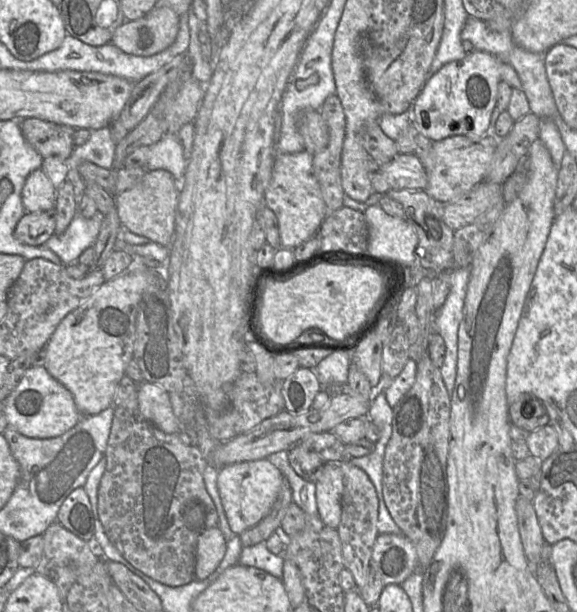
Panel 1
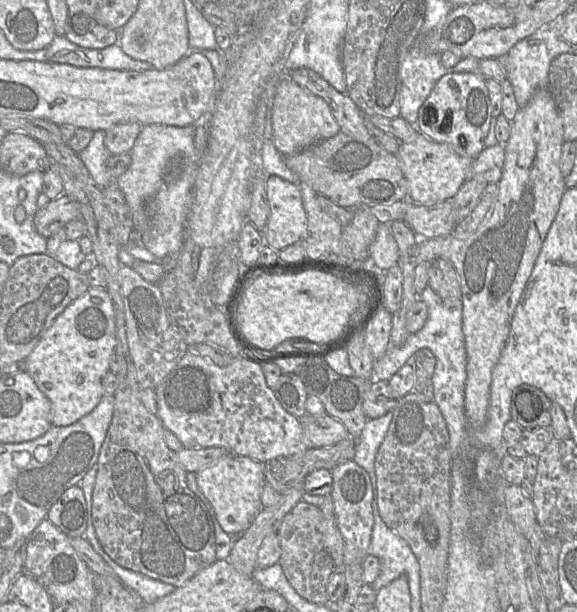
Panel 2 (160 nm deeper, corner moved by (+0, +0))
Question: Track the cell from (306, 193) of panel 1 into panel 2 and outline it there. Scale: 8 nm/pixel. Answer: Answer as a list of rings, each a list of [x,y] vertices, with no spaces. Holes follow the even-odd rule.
[[[279,176],[266,177],[270,215],[262,232],[265,244],[276,251],[301,242],[307,230],[307,215],[297,185]]]

